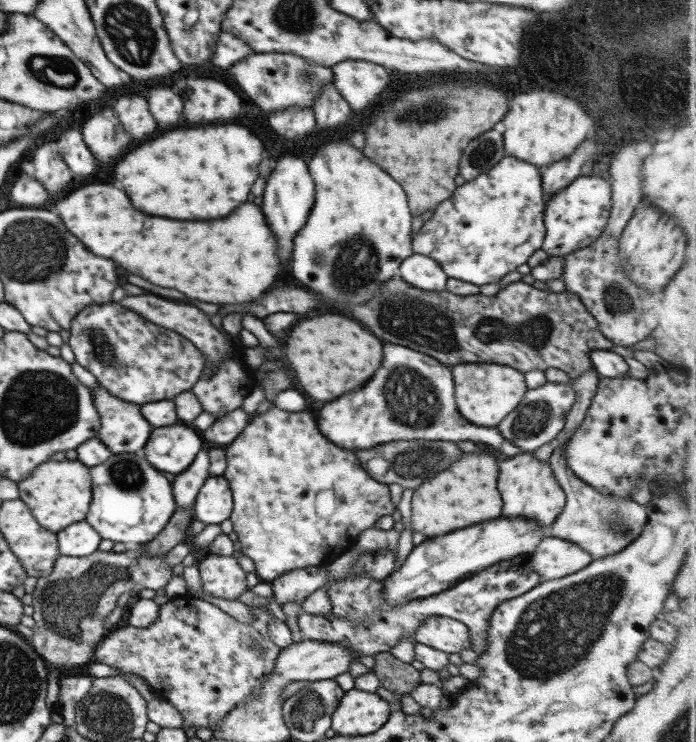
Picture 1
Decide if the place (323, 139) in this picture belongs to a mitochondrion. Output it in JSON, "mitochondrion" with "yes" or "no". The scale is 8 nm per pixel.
{"mitochondrion":"no"}

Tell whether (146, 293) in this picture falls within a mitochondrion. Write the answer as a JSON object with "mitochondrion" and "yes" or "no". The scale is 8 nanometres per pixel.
{"mitochondrion":"no"}

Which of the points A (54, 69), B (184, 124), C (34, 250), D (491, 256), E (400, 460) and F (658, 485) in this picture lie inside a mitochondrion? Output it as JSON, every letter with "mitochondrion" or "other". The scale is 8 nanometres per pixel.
{"A":"mitochondrion","B":"other","C":"mitochondrion","D":"other","E":"mitochondrion","F":"other"}

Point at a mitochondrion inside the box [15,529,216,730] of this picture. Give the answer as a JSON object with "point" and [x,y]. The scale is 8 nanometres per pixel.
{"point":[66,604]}

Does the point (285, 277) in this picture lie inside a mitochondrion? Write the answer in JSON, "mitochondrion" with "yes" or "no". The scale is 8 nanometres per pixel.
{"mitochondrion":"no"}

